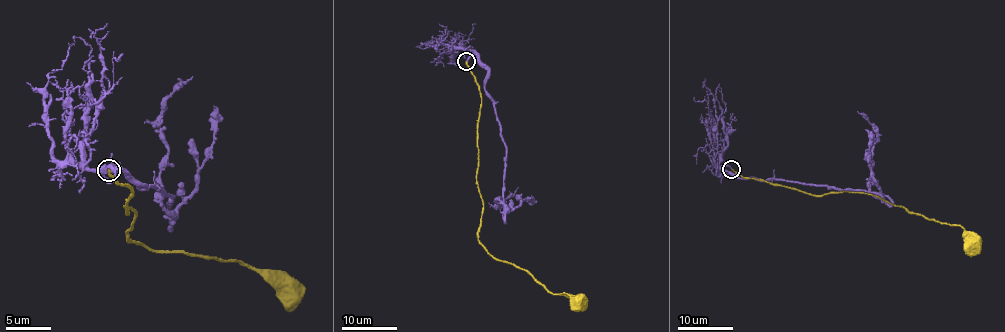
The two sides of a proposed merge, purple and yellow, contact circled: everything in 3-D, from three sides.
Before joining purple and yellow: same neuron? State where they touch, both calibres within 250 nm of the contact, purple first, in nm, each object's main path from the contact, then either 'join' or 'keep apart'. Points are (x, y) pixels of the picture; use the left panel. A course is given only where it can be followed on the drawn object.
place (109, 170); calibres 200 and 200 nm; course purple (109, 169), (114, 165), (138, 187), (172, 196), (169, 203), (165, 207), (160, 107), (192, 75); course yellow (109, 169), (131, 189), (125, 207), (136, 214), (127, 238), (156, 252), (241, 261), (268, 270), (292, 292); join

